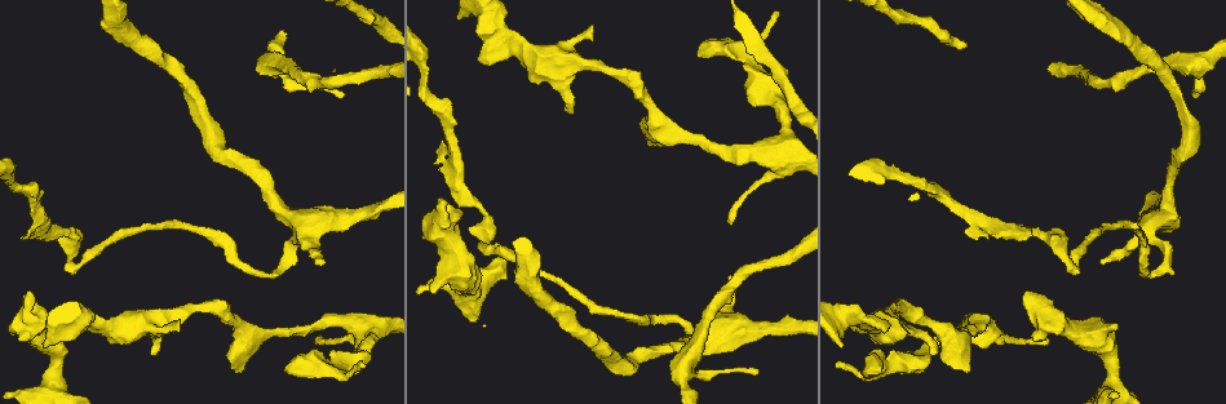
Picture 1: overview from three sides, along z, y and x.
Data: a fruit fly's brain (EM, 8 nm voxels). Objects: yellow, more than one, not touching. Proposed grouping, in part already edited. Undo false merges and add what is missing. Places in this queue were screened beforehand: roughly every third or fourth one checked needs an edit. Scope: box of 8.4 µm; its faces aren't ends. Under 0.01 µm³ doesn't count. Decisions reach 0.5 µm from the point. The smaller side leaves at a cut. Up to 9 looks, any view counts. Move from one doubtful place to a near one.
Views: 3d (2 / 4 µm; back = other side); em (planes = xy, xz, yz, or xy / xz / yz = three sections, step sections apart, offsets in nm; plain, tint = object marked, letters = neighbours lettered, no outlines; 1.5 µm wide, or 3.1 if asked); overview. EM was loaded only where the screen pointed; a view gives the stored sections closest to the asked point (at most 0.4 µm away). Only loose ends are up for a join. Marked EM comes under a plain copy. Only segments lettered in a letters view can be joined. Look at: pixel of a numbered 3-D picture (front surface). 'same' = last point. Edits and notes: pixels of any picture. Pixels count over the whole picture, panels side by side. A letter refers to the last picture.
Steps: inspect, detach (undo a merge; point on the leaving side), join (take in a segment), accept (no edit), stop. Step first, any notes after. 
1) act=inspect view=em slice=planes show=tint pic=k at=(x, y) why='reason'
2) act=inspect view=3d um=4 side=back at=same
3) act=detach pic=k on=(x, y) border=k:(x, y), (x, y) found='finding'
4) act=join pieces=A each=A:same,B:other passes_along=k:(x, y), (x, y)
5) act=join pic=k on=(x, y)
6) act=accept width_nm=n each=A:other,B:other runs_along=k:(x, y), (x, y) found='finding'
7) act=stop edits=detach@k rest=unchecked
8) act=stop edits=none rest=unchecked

act=inspect view=em slice=xy step=4 show=tint pic=1 at=(1200, 95) why='free end'

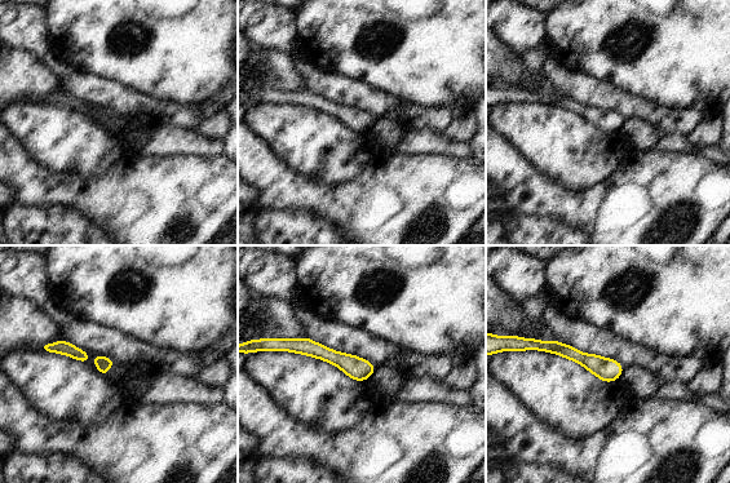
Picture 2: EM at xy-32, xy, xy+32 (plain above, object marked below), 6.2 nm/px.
act=inspect view=em slice=planes show=letters at=same why='cut it another way'

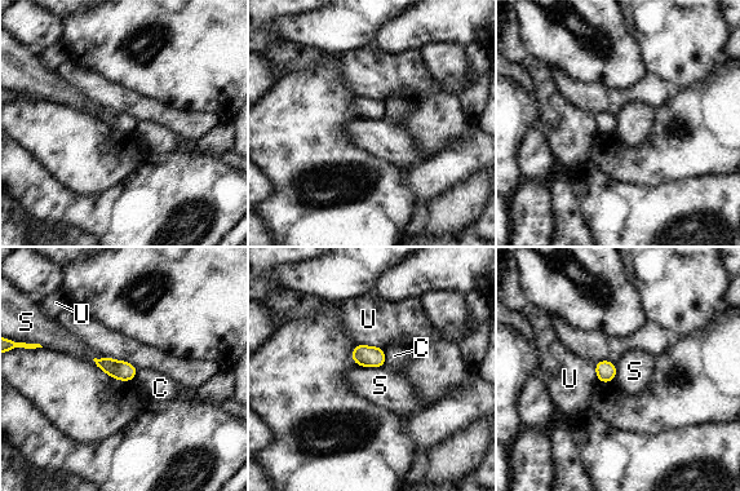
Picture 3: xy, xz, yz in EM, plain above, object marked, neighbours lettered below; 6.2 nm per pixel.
act=accept each=C:other,S:other,U:other border=3:(358, 365), (384, 367) found='no lettered segment goes on from it'

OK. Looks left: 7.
act=inspect view=em slice=planes show=tint pic=1 at=(649, 144) why='an open end'

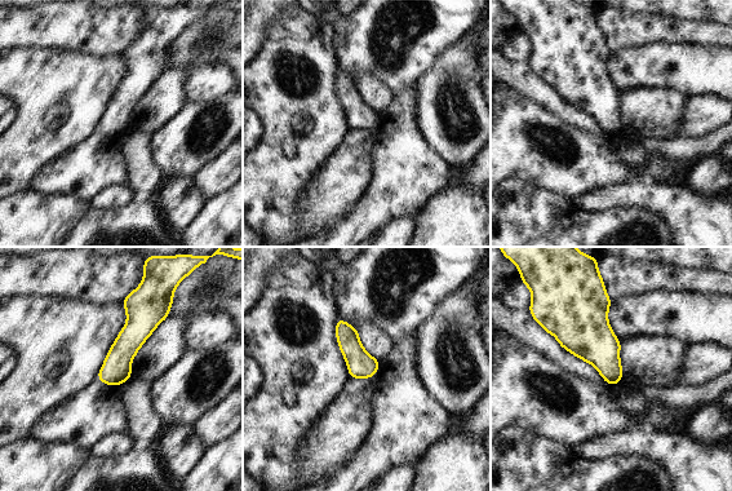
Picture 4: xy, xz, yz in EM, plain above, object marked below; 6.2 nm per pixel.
act=inspect view=em slice=planes show=letters at=same why='what lies round it'

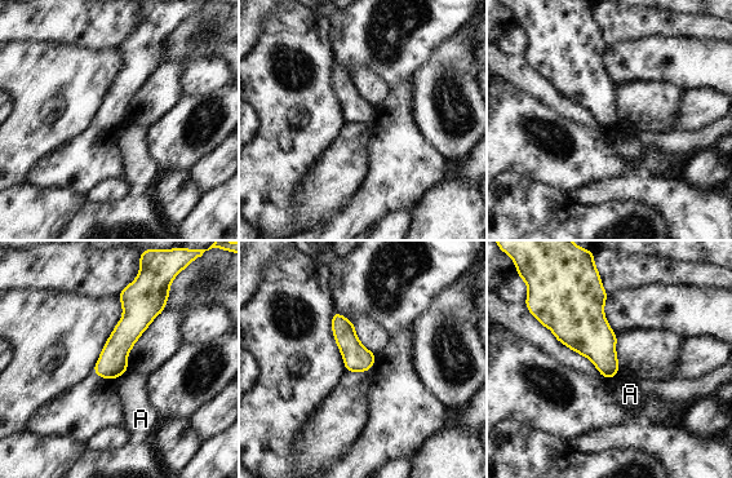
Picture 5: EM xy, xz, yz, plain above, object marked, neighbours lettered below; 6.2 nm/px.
act=accept each=A:other runs_along=5:(127, 292), (129, 328), (103, 375) found='no lettered segment goes on from it'

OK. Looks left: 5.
act=inspect view=3d um=2 pic=1 at=(325, 263) why='an open end'

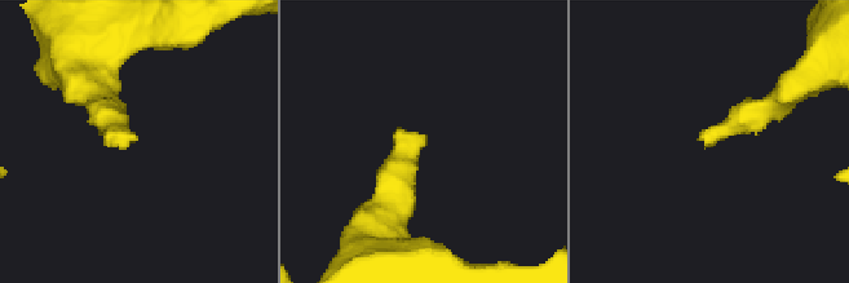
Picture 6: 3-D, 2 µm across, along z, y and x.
act=inspect view=em slice=planes show=letters pic=6 at=(707, 141)

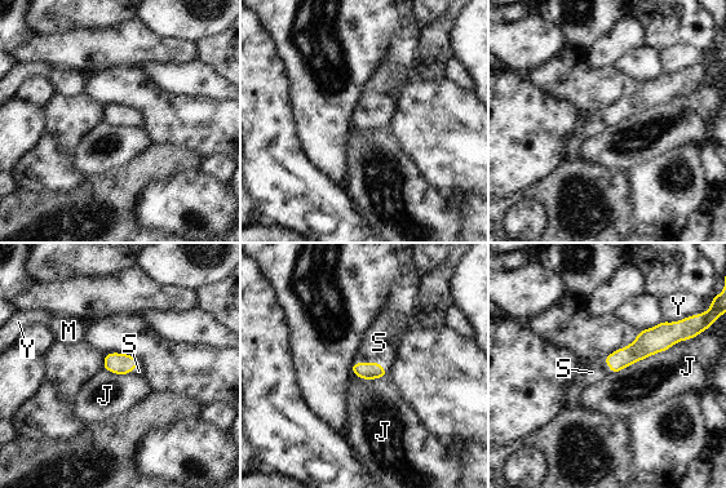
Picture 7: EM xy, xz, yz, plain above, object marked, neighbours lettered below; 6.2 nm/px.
act=join pieces=S each=J:other,M:other,S:same,Y:other passes_along=7:(372, 371), (372, 362), (379, 342) found='the neuron continues'

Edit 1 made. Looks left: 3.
act=stop edits=join@7 rest=unchecked

